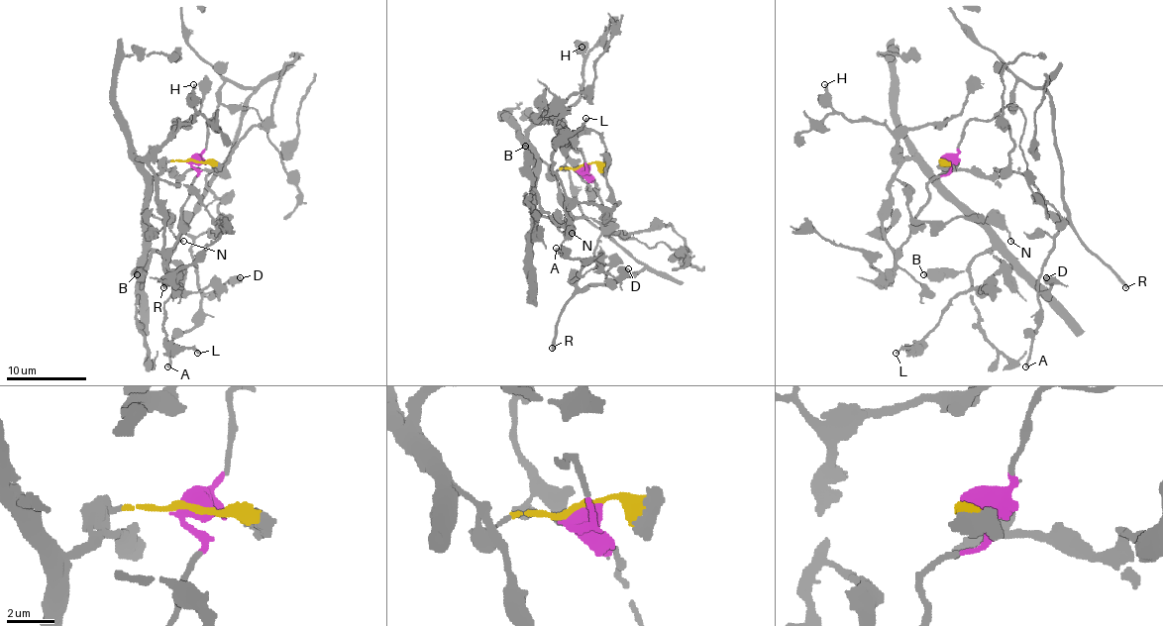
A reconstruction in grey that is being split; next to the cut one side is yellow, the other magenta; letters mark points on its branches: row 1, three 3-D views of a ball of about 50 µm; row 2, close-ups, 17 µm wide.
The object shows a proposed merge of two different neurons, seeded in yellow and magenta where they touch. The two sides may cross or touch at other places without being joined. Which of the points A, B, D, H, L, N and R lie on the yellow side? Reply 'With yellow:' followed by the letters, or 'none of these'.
With yellow: B, H, L, N

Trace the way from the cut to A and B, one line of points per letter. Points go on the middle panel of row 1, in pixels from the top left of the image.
A: (582, 165), (600, 195), (604, 228), (644, 265), (618, 281), (581, 289), (573, 281), (588, 260), (556, 248)
B: (582, 165), (558, 167), (552, 173), (542, 161), (536, 214), (540, 201), (530, 185), (530, 152), (524, 146)

